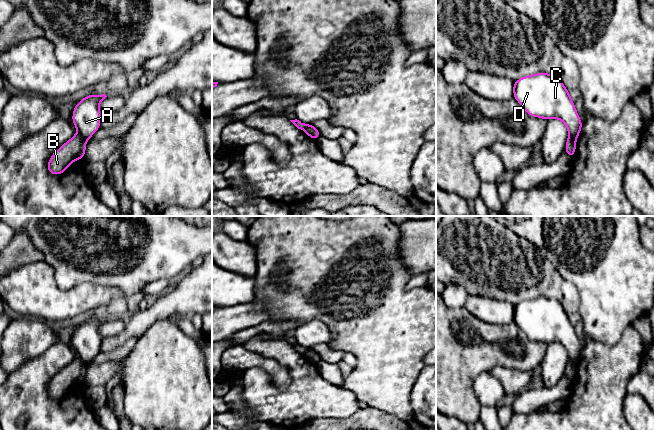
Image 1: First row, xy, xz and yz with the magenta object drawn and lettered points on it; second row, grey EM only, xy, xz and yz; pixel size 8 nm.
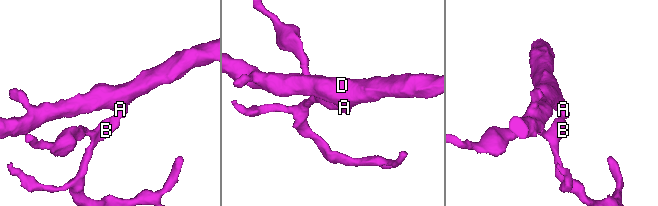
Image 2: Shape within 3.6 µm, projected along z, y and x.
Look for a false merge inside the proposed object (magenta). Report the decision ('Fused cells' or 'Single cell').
Fused cells

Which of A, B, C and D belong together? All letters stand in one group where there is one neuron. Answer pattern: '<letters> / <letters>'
A C D / B

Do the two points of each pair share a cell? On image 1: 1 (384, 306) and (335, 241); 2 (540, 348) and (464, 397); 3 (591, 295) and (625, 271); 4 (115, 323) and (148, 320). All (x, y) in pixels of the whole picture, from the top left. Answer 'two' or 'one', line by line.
1: one
2: one
3: one
4: two

